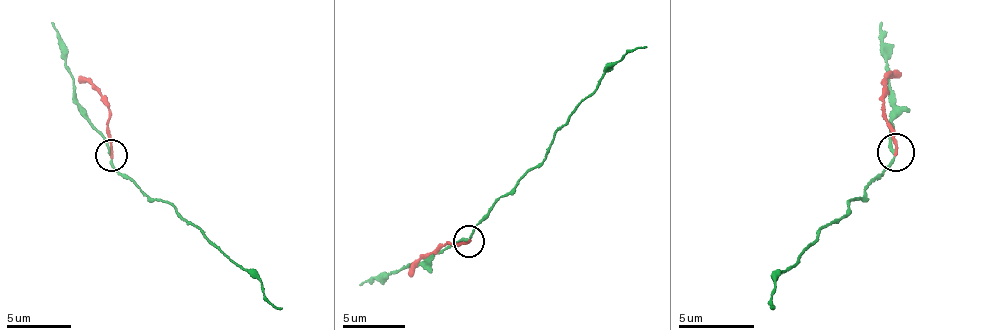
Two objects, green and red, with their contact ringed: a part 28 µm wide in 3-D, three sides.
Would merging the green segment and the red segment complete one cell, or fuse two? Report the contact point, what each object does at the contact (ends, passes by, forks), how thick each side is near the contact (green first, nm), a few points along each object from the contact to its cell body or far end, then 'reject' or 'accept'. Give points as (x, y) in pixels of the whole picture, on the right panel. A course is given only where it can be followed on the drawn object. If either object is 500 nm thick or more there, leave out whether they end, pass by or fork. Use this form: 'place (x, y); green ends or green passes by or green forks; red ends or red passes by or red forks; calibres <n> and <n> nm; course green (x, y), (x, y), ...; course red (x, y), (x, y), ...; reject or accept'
place (896, 152); green passes by; red ends; calibres 160 and 170 nm; course green (897, 152), (845, 215), (817, 233), (784, 269), (776, 282), (772, 299), (775, 306); course red (897, 152), (882, 86), (899, 72); reject

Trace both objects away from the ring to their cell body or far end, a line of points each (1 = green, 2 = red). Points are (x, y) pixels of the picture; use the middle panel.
1: (469, 242), (479, 220), (542, 160), (558, 128), (596, 80), (625, 54), (648, 47)
2: (469, 242), (435, 249), (409, 276)

